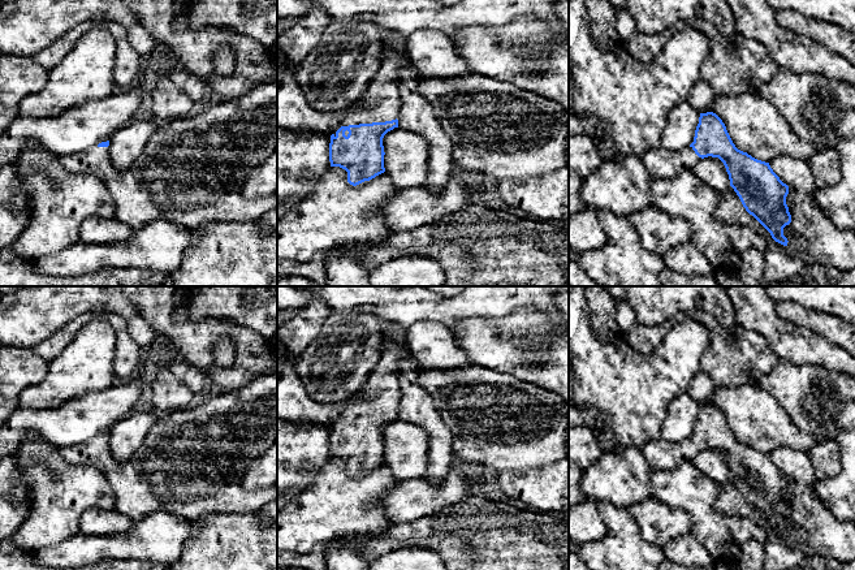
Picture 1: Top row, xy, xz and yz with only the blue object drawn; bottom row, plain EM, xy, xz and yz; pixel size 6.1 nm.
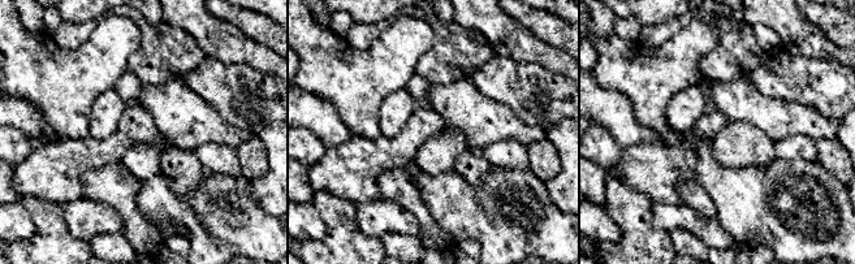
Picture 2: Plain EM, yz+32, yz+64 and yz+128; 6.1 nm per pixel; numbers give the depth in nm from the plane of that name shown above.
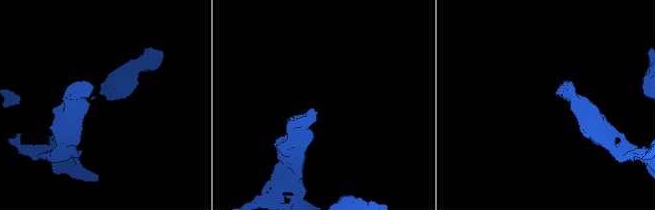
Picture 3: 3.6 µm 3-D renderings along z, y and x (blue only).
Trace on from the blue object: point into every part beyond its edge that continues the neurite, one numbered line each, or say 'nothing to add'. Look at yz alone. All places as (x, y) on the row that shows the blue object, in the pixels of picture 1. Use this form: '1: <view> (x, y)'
1: yz (622, 186)

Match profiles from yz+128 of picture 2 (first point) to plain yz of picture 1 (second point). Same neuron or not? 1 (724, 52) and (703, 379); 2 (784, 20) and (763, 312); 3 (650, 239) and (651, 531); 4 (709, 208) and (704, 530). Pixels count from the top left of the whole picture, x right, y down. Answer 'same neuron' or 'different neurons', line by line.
1: different neurons
2: same neuron
3: different neurons
4: same neuron

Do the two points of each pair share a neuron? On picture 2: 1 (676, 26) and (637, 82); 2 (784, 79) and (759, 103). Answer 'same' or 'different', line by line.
1: different
2: different

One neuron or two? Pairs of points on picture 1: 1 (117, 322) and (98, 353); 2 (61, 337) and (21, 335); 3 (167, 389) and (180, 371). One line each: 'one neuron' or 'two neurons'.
1: two neurons
2: two neurons
3: two neurons

